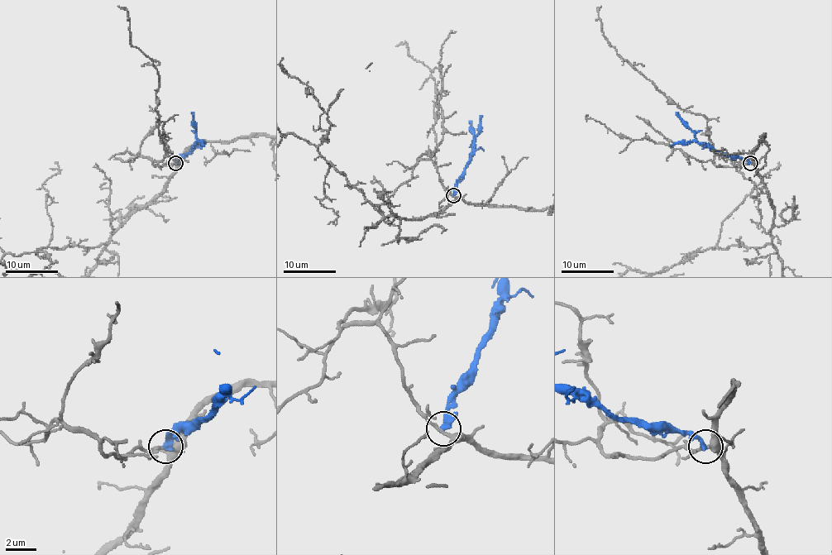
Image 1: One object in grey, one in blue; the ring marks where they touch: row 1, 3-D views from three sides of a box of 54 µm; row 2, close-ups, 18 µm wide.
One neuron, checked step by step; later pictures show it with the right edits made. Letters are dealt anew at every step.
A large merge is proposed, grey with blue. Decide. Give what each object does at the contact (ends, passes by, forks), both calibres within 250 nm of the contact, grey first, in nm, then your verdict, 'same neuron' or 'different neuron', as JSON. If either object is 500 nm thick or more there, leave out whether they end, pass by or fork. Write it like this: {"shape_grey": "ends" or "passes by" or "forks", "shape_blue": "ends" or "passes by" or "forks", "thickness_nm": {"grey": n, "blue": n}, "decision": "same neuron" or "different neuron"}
{"shape_grey": "passes by", "shape_blue": "ends", "thickness_nm": {"grey": 220, "blue": 360}, "decision": "different neuron"}

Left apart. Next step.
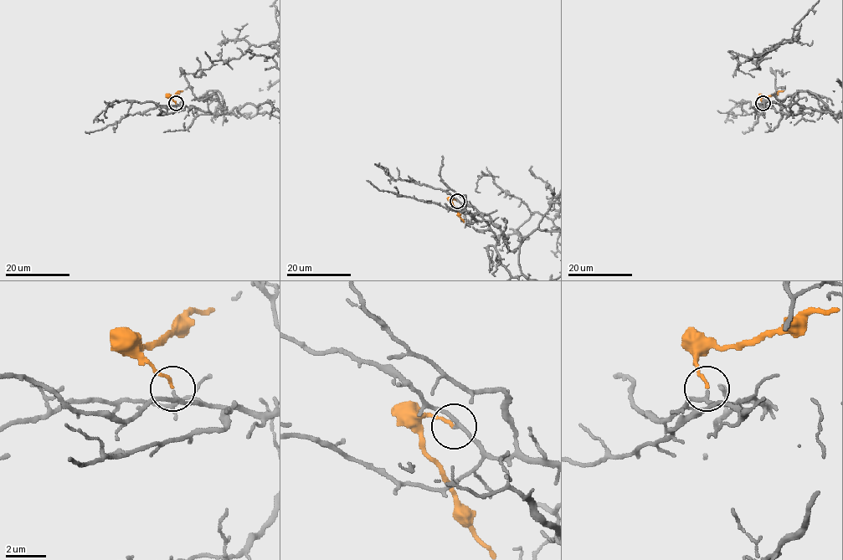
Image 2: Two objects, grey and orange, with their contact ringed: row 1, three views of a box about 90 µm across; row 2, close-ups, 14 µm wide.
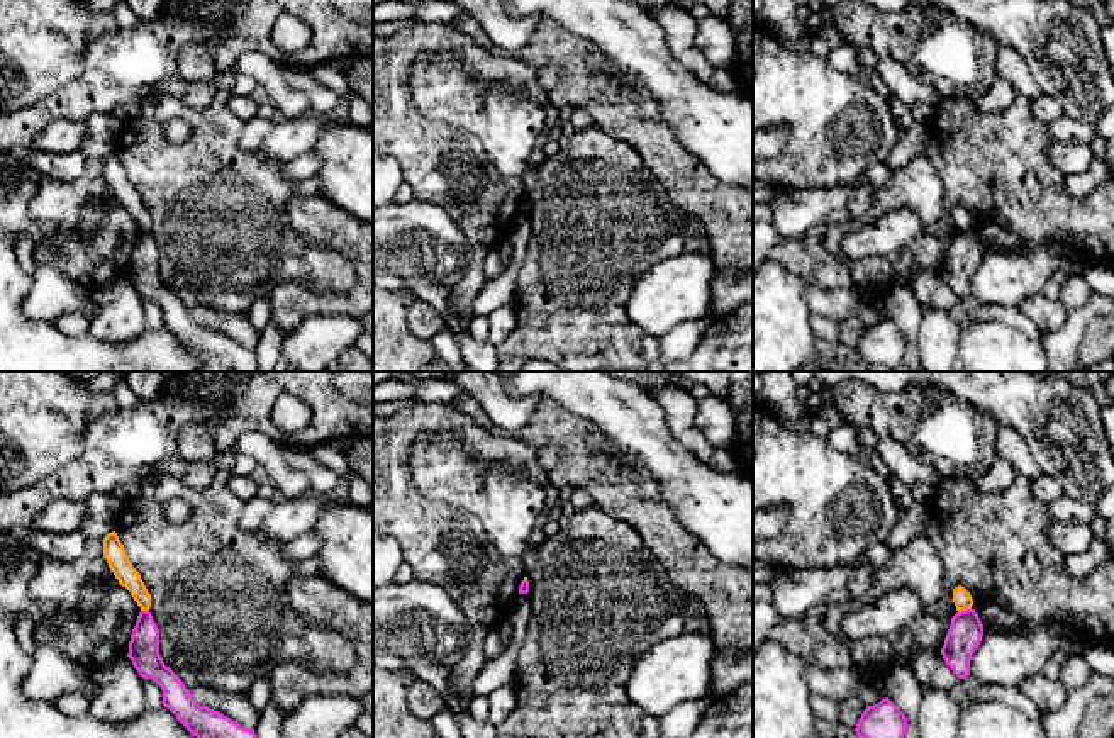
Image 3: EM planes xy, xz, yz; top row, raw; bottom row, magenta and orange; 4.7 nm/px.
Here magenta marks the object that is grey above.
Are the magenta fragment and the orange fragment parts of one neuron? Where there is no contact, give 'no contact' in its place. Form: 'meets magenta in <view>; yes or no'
meets magenta in yz; no

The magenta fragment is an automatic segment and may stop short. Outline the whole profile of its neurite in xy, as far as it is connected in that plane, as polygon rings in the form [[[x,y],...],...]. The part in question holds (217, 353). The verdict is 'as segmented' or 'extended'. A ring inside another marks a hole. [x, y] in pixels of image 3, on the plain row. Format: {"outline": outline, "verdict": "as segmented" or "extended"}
{"outline": [[[149,231],[137,236],[127,277],[142,299],[153,299],[161,307],[163,326],[202,361],[198,372],[258,372],[254,349],[200,326],[180,297],[164,285],[159,275],[159,249]]], "verdict": "as segmented"}

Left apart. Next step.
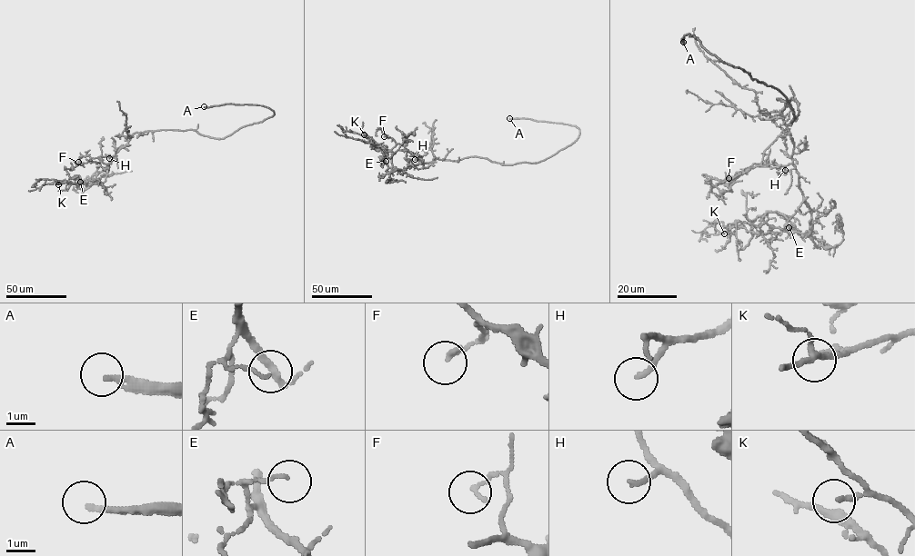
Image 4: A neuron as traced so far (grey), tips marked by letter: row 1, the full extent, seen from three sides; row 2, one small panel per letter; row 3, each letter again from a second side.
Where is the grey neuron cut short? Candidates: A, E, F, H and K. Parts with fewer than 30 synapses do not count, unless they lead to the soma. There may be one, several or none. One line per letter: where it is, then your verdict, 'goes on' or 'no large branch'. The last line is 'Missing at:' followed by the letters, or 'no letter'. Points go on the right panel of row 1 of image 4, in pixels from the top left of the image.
A: at (683, 42); goes on
E: at (789, 227); no large branch
F: at (728, 178); no large branch
H: at (785, 170); goes on
K: at (724, 233); no large branch
Missing at: A, H

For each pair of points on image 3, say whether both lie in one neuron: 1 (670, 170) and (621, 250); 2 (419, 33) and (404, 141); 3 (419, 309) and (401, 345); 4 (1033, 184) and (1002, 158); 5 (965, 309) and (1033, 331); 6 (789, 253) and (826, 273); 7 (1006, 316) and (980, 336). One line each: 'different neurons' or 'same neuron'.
1: different neurons
2: same neuron
3: different neurons
4: same neuron
5: same neuron
6: same neuron
7: different neurons

